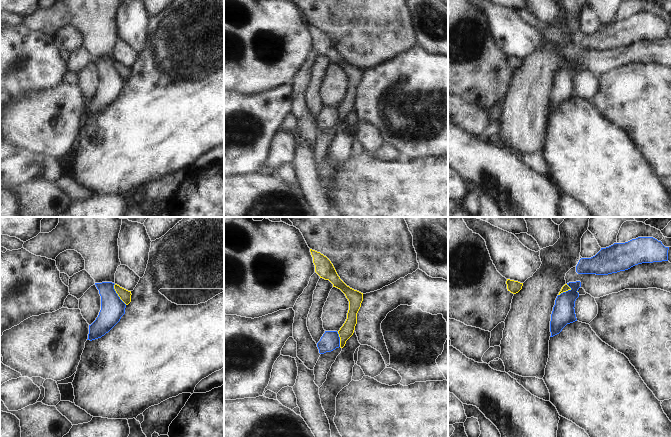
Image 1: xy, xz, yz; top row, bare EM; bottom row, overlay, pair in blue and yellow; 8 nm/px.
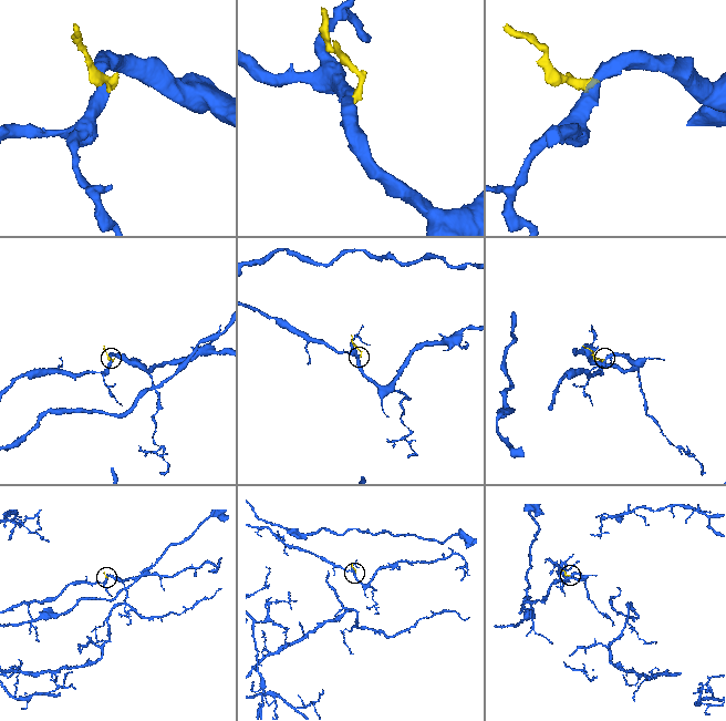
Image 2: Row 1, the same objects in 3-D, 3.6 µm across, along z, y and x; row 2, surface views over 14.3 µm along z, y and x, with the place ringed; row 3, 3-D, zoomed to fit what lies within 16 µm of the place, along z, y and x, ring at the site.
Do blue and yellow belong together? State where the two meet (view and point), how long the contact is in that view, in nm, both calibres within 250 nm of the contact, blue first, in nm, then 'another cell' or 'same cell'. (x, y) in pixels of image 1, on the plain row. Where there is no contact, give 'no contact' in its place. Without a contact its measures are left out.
xy (117, 70) | 190 nm | 190/90 nm | another cell

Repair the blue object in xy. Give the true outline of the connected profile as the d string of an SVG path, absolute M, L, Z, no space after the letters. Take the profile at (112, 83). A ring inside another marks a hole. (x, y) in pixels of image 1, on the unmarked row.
M95 59L101 72L101 86L96 96L89 101L87 116L101 114L108 109L125 90L126 80L120 75L114 65L114 59Z

